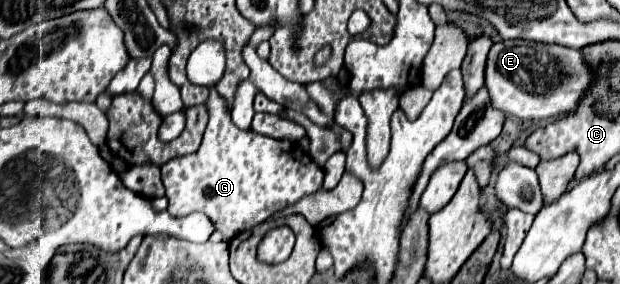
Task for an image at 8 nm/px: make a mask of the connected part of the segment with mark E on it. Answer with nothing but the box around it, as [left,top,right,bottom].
[486,40,590,120]

